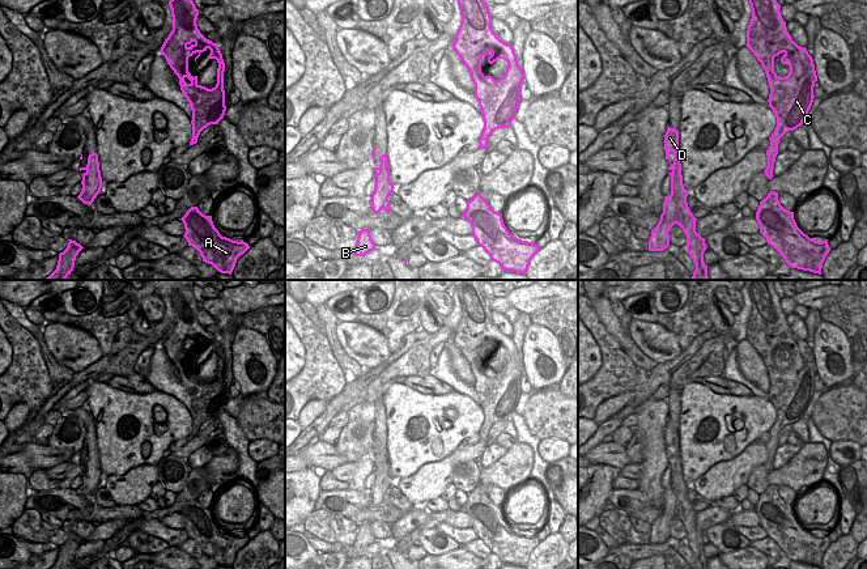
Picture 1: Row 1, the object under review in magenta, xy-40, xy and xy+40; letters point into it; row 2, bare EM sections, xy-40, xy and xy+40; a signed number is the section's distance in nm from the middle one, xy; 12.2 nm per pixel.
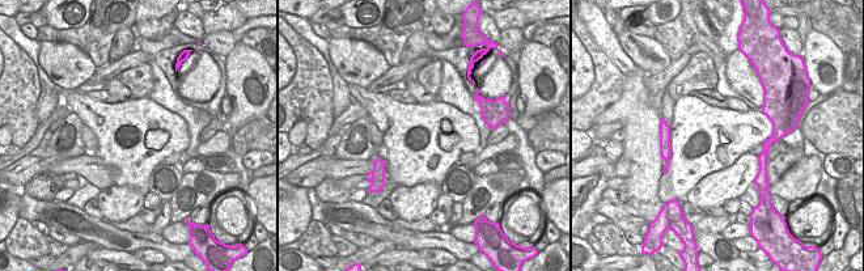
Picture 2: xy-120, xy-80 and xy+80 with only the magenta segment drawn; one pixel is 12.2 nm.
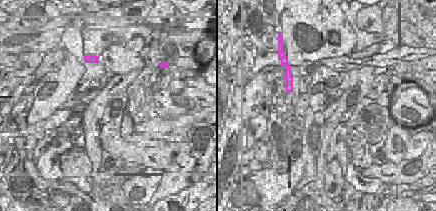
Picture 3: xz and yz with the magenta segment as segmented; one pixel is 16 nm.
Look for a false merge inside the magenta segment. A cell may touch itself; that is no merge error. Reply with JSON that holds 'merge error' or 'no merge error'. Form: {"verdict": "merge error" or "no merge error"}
{"verdict": "merge error"}

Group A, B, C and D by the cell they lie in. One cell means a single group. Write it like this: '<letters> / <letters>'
A C D / B

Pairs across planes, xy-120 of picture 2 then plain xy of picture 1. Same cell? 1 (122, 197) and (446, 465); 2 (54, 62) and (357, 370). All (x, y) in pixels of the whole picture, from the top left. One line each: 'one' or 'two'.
1: one
2: two

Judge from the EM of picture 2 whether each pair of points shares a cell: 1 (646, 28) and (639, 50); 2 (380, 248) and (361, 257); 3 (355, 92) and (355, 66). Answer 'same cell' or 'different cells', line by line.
1: different cells
2: same cell
3: different cells

